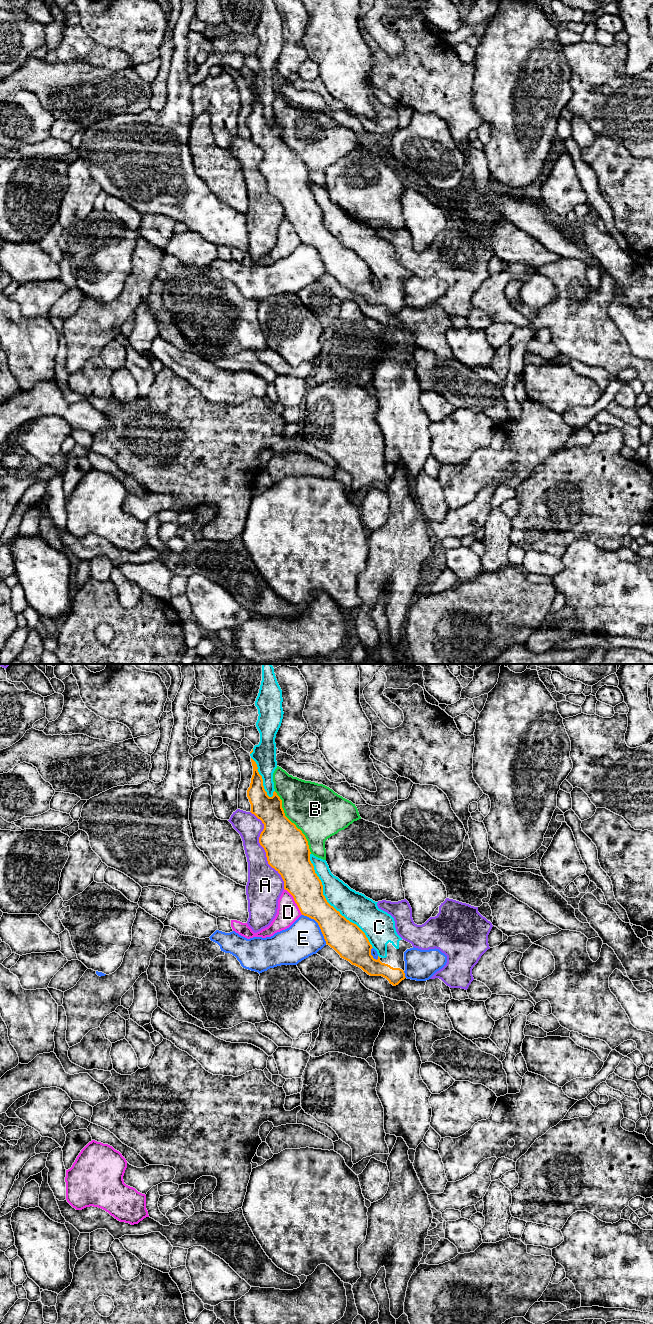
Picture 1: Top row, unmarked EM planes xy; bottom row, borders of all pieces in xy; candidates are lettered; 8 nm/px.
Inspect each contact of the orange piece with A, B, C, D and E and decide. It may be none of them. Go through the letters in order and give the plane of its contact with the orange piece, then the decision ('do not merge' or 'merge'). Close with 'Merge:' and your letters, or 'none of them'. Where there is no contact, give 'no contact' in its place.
A: xy | do not merge
B: xy | do not merge
C: xy | merge
D: xy | do not merge
E: xy | do not merge
Merge: C

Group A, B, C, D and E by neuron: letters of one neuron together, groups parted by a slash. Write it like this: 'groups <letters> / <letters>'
groups A / B / C / D / E

